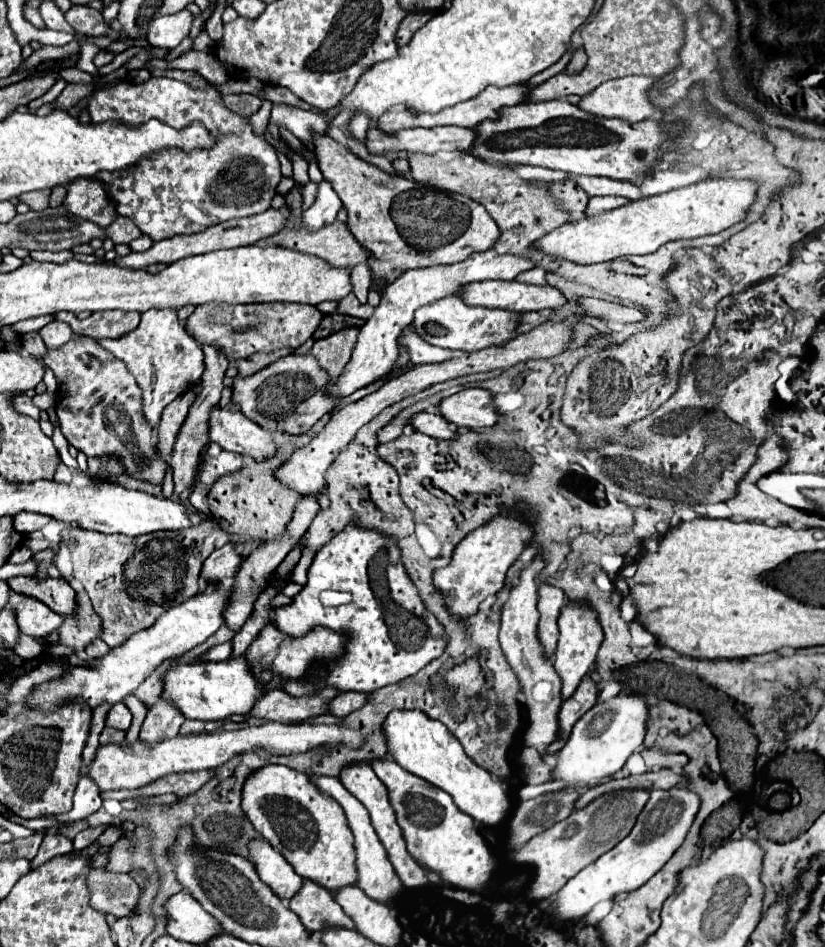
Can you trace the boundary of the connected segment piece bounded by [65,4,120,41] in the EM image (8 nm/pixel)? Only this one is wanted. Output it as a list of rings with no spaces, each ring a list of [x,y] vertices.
[[[73,6],[67,14],[65,14],[67,22],[73,26],[75,32],[81,32],[85,36],[93,36],[97,38],[99,36],[109,36],[114,41],[117,40],[120,34],[108,26],[105,26],[103,22],[103,14],[99,10],[93,10],[93,8],[85,8],[85,6]]]

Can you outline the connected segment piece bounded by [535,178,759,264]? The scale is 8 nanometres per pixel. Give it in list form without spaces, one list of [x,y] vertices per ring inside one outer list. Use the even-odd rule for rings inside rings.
[[[735,178],[703,180],[665,194],[629,202],[627,206],[609,210],[599,216],[587,216],[581,218],[579,222],[569,222],[549,232],[549,236],[537,240],[535,248],[539,248],[545,254],[559,256],[577,264],[597,264],[621,256],[651,254],[671,240],[687,240],[707,234],[719,234],[731,228],[733,224],[743,222],[755,202],[757,188],[759,184],[753,180],[735,180]]]

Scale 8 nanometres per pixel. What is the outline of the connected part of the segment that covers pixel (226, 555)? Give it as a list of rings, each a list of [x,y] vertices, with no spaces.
[[[225,544],[217,552],[213,552],[205,564],[203,564],[203,574],[201,580],[211,580],[211,582],[221,582],[225,578],[235,578],[237,568],[241,564],[241,554],[235,550],[235,544]]]

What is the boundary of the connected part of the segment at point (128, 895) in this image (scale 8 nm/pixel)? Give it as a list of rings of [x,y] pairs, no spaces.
[[[103,870],[89,872],[91,904],[103,914],[133,916],[139,904],[141,888],[129,874],[113,874]]]

